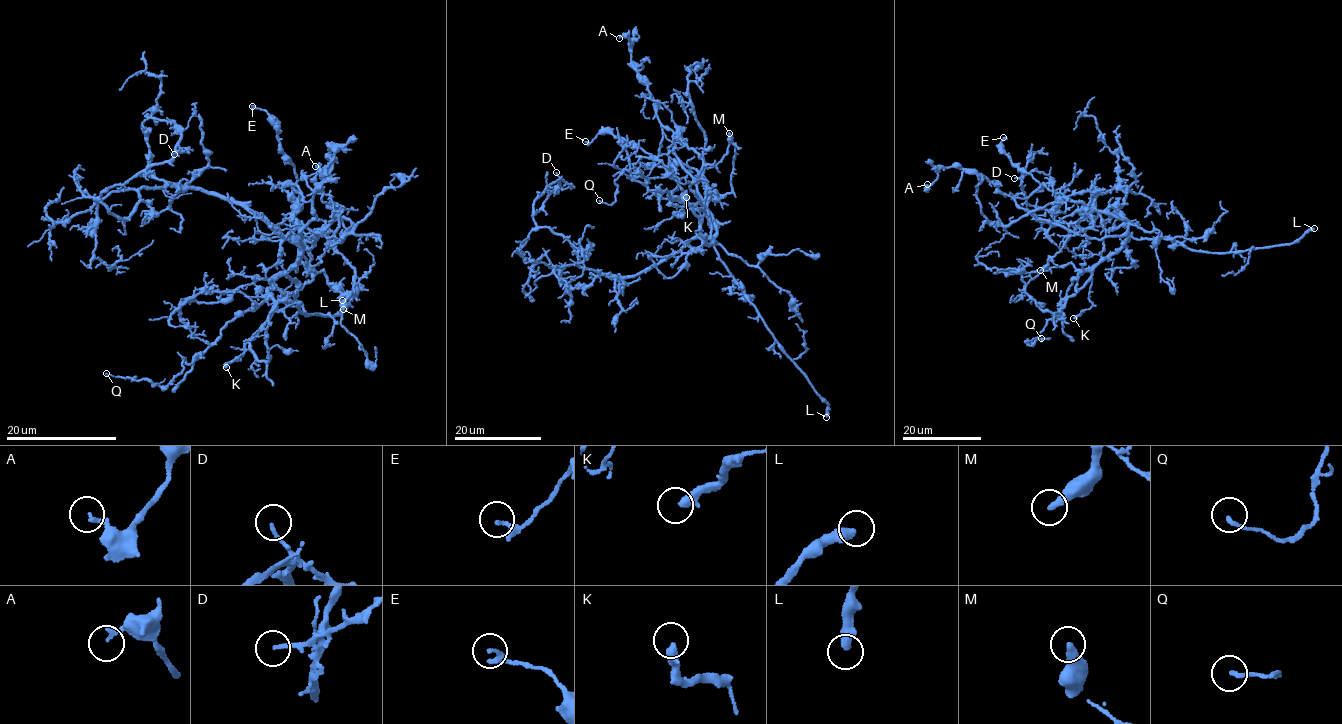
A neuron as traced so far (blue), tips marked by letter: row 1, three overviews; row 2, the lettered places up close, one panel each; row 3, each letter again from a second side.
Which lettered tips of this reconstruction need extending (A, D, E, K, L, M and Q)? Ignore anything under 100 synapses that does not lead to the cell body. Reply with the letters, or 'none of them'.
L

